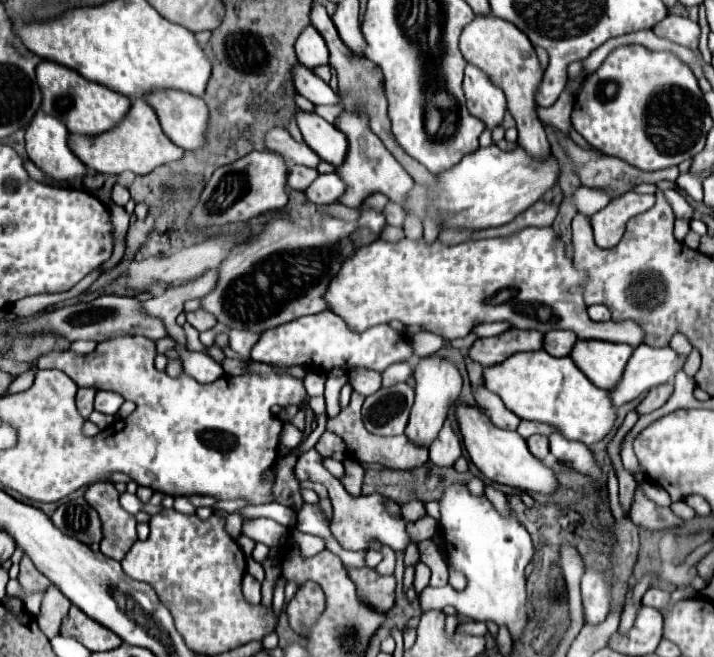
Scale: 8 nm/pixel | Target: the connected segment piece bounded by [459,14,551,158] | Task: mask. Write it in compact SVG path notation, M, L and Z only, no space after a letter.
M493 14L485 16L475 16L461 34L461 44L459 44L465 60L469 64L479 66L485 70L491 80L505 92L507 96L507 108L513 114L519 130L519 146L531 156L531 158L545 158L551 154L551 146L547 140L547 134L543 130L541 120L535 114L535 90L541 84L541 68L537 60L537 52L529 38L515 28L515 24L495 18Z

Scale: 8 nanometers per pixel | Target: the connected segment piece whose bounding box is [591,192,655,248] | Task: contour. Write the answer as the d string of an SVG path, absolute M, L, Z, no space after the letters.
M625 192L615 198L603 210L591 216L591 226L595 232L595 242L601 248L611 248L619 244L625 234L625 224L629 218L647 212L655 204L655 194L635 194Z

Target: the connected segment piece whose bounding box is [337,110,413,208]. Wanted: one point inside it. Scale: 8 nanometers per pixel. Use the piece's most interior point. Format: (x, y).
(370, 167)

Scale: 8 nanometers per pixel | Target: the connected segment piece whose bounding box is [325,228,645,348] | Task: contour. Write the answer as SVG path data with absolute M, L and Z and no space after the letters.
M525 228L519 234L507 238L469 240L457 246L443 246L441 242L425 244L425 240L399 240L385 242L375 240L369 246L359 248L339 270L331 282L325 298L329 300L335 314L339 314L353 330L363 332L375 324L387 324L399 320L403 324L419 324L429 332L443 336L445 340L465 338L475 322L497 322L509 320L515 328L527 330L573 330L585 340L607 340L639 346L645 340L645 332L639 324L631 322L593 322L587 316L587 306L581 292L571 292L571 286L583 282L583 274L573 268L573 262L565 256L563 242L551 228Z

